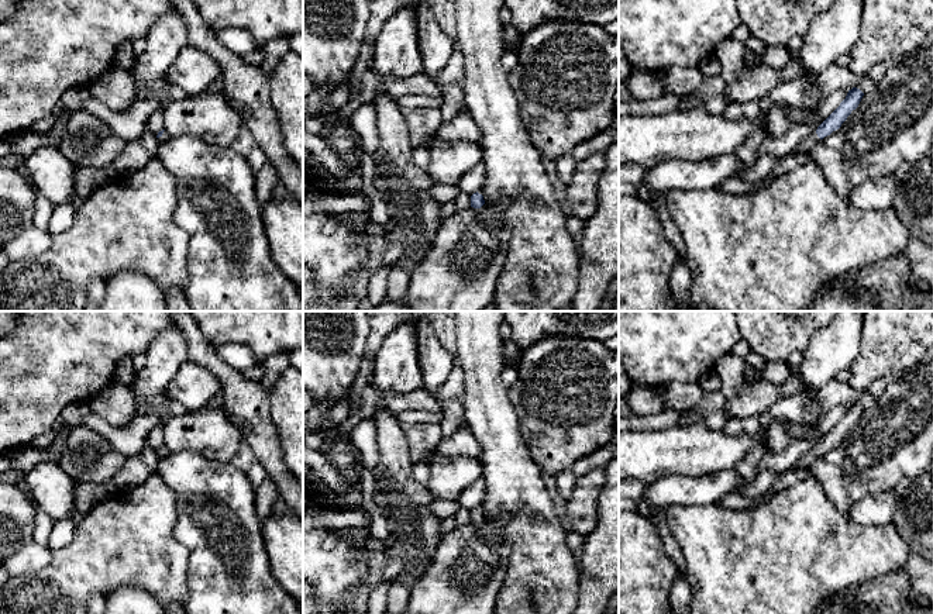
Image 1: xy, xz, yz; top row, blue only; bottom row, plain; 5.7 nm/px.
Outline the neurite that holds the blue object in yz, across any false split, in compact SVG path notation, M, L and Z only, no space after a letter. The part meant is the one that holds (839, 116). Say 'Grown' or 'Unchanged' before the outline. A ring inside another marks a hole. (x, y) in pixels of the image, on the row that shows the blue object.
Grown. M857 87L848 90L840 106L817 127L816 132L801 142L793 152L808 152L820 139L839 130L851 111L858 107L863 96L864 93Z

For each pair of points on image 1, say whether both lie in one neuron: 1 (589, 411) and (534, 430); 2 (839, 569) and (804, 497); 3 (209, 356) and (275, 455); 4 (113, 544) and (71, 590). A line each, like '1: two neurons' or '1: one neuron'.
1: one neuron
2: one neuron
3: one neuron
4: one neuron

